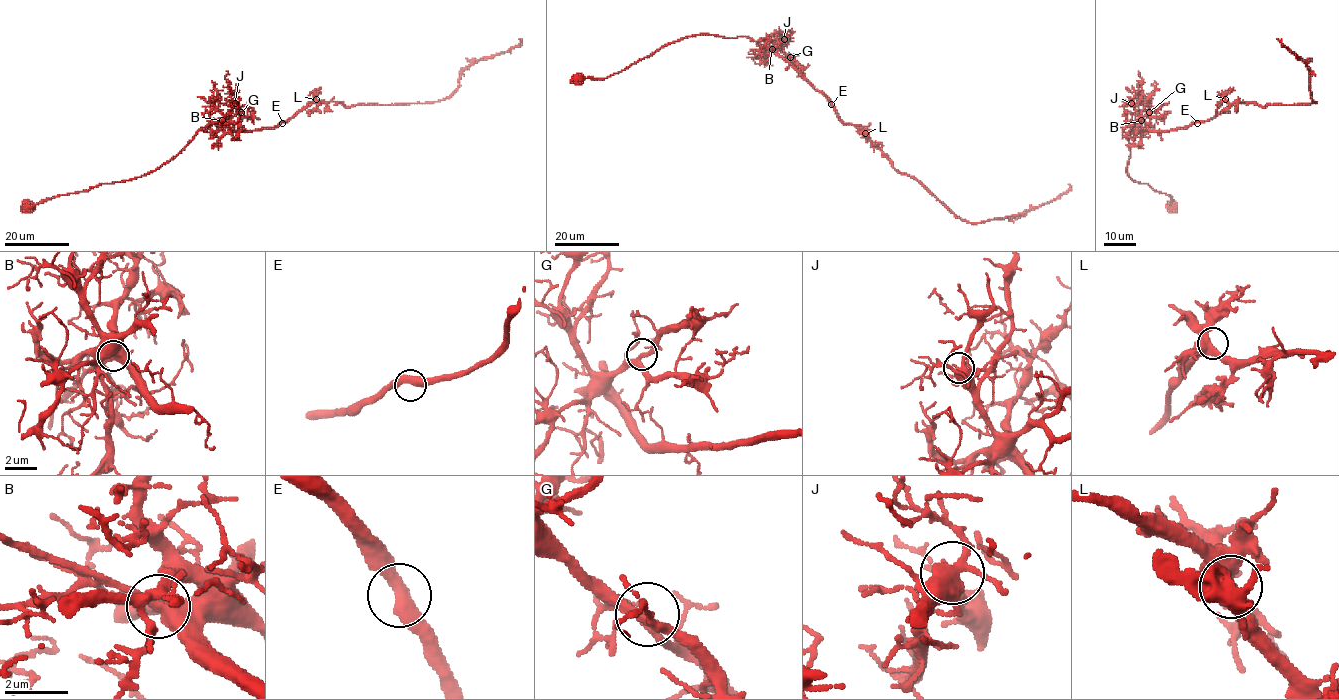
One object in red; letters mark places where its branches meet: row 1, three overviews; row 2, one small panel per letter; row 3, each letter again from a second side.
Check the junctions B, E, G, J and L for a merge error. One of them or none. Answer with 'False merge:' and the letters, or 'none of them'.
False merge: none of them

